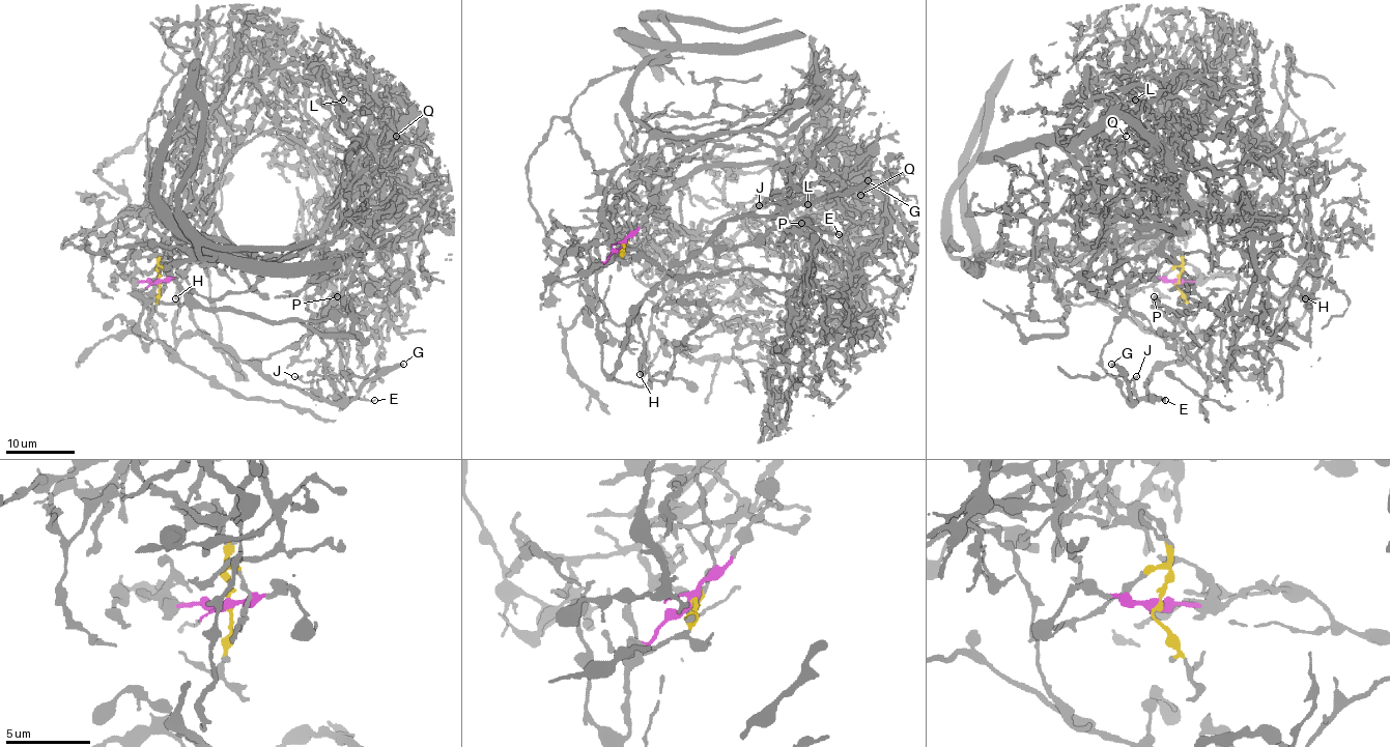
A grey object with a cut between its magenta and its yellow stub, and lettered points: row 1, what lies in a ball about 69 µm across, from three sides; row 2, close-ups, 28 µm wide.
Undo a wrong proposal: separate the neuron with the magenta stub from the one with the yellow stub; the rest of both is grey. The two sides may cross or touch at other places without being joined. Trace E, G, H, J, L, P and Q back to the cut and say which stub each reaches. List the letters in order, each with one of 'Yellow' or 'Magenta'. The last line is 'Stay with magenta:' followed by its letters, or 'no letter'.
E: Magenta
G: Magenta
H: Magenta
J: Magenta
L: Yellow
P: Magenta
Q: Yellow
Stay with magenta: E, G, H, J, P

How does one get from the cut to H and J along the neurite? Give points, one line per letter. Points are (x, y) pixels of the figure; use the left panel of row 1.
H: (159, 282), (130, 279), (160, 340), (174, 348), (175, 298)
J: (159, 282), (130, 279), (172, 348), (204, 335), (263, 374), (328, 402), (343, 397), (330, 376), (293, 376)

